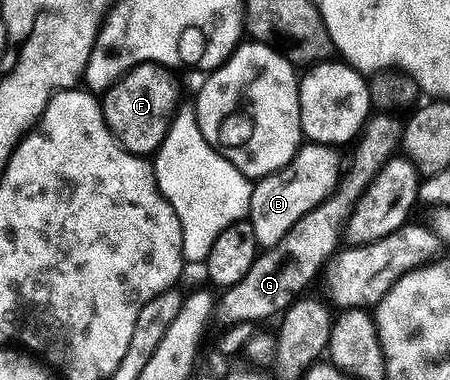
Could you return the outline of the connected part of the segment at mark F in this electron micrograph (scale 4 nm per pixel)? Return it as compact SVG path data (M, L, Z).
M143 62L115 81L102 95L101 105L107 126L115 139L131 154L154 155L165 140L171 119L180 105L179 90L171 74L174 73L168 67Z

